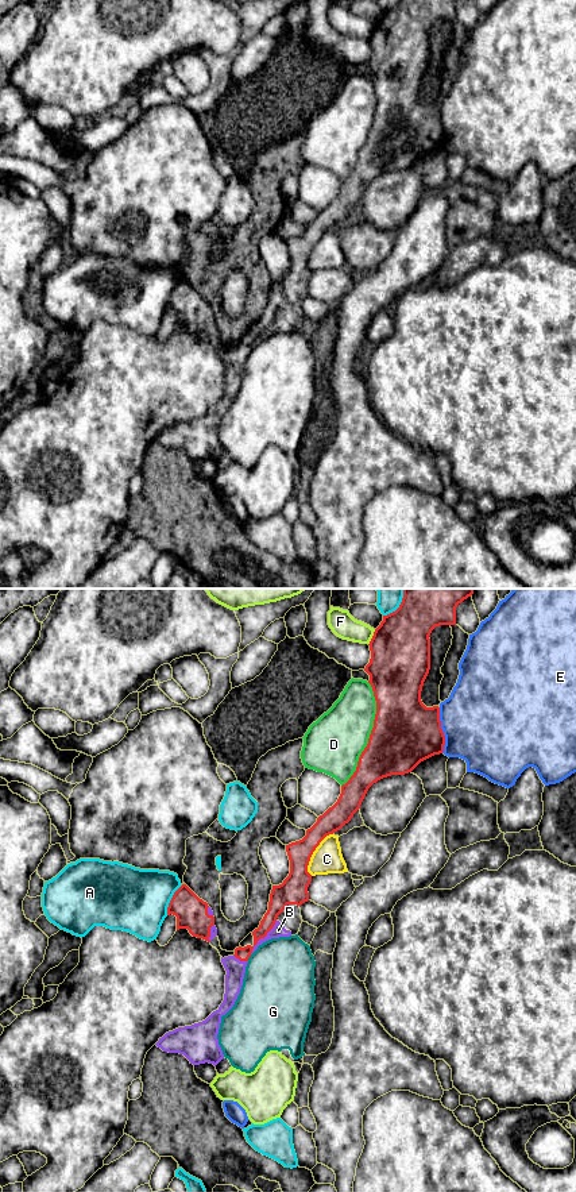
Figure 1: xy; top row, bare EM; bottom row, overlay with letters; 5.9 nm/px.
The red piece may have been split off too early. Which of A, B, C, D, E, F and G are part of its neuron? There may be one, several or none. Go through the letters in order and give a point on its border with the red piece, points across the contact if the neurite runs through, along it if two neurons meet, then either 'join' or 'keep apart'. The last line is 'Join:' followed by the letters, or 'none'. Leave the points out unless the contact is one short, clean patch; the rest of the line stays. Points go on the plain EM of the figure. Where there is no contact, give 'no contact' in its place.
A: contact xy (171, 294); keep apart
B: contact xy (262, 332); join
C: contact xy (312, 249); keep apart
D: contact xy (370, 130); keep apart
E: contact xy (441, 126); keep apart
F: contact xy (372, 33); keep apart
G: contact xy (248, 353); keep apart
Join: B

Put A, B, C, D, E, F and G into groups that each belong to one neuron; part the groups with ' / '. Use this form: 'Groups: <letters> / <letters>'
Groups: A / B / C / D / E / F / G

